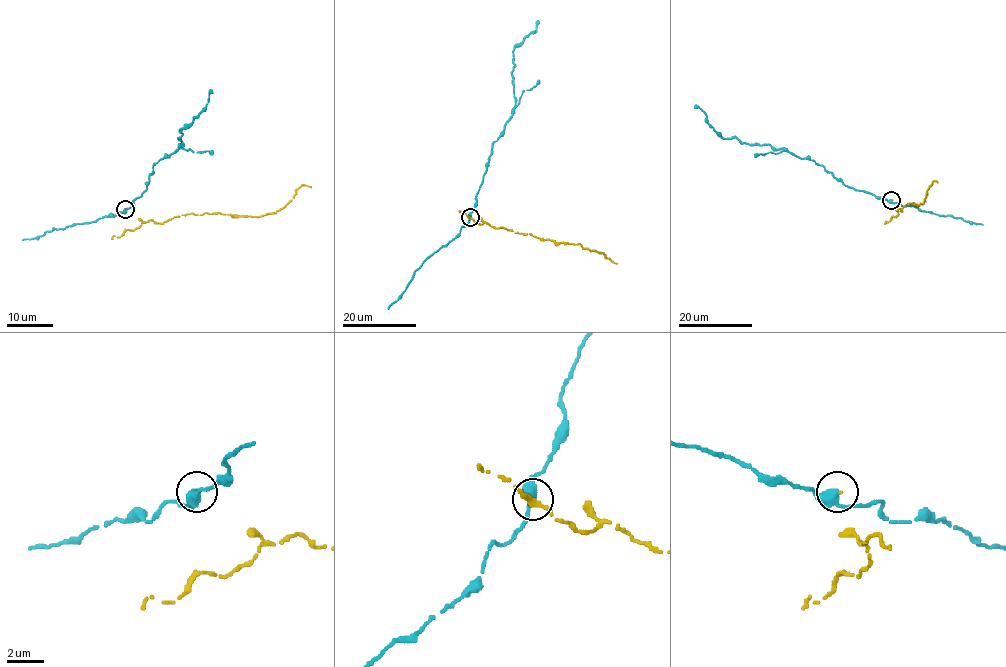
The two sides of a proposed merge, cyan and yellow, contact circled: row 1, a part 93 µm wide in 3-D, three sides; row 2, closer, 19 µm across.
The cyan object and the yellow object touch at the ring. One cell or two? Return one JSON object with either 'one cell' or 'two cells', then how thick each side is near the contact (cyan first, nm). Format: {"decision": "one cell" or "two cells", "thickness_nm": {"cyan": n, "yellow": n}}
{"decision": "one cell", "thickness_nm": {"cyan": 380, "yellow": 100}}

